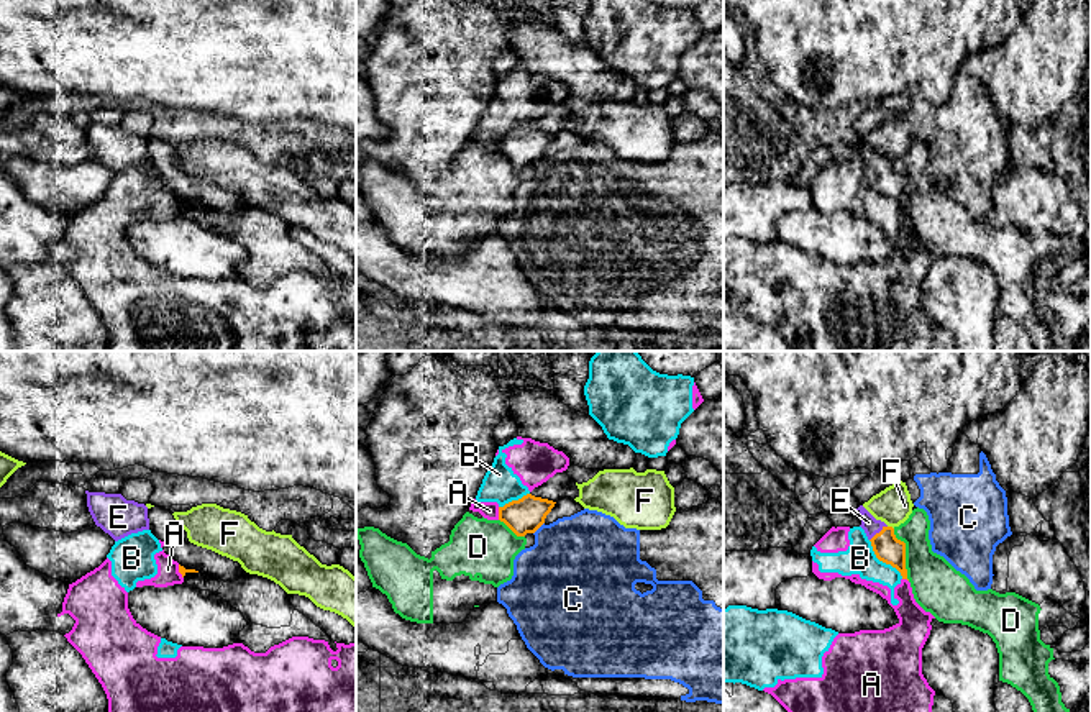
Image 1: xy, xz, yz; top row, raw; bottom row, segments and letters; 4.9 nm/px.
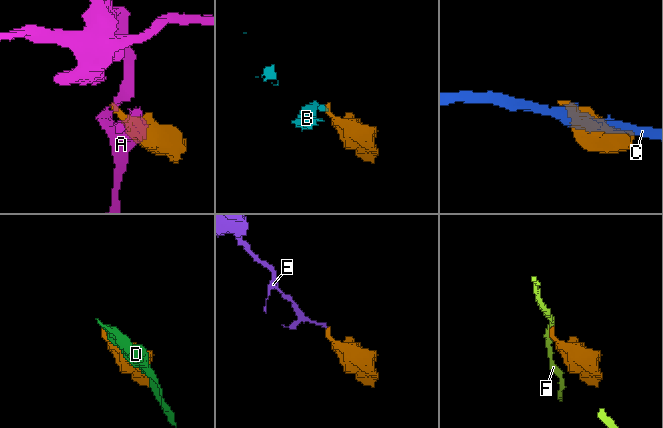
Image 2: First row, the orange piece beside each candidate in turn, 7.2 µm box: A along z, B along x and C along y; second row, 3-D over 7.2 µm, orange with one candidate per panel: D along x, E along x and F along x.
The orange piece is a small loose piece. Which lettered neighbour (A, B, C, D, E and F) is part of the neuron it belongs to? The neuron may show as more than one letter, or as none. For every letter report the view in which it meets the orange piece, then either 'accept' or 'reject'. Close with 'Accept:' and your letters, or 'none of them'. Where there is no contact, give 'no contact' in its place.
A: xz | reject
B: yz | reject
C: xz | reject
D: yz | reject
E: yz | accept
F: yz | reject
Accept: E

